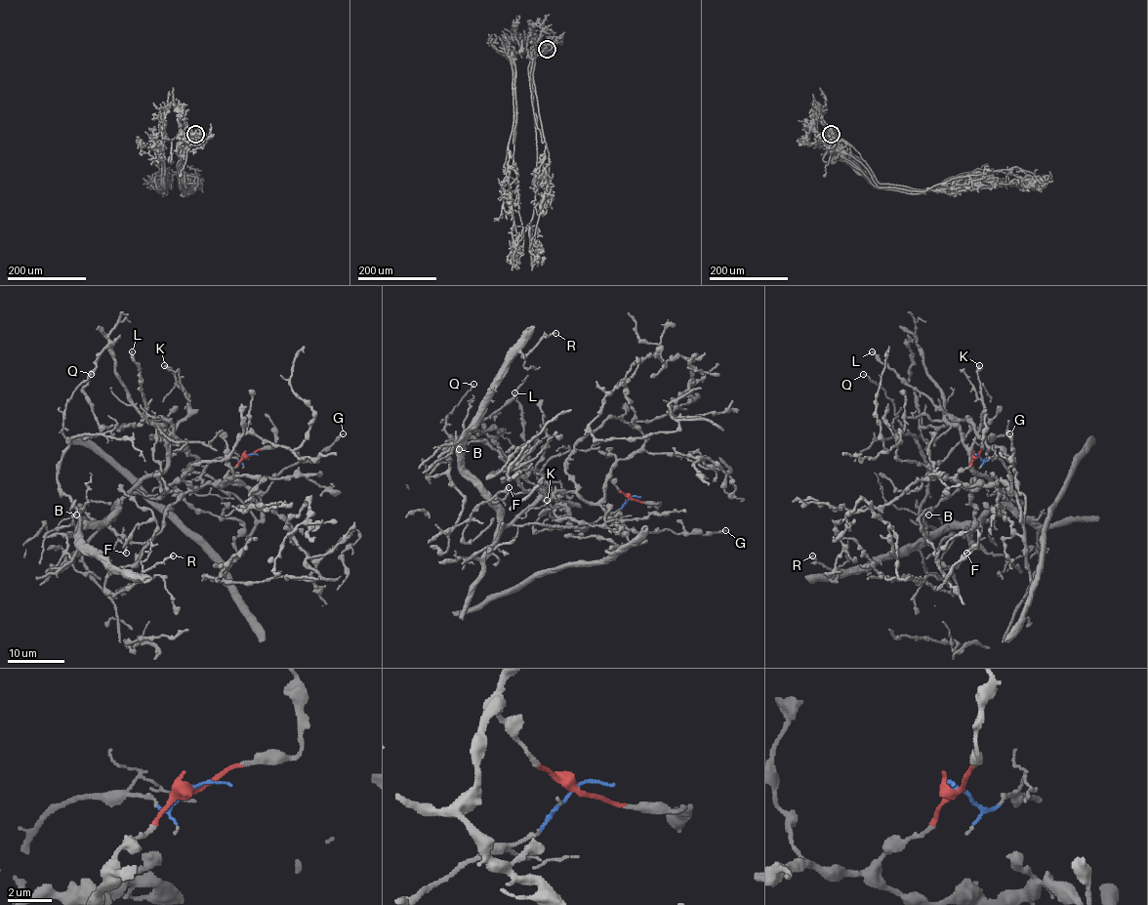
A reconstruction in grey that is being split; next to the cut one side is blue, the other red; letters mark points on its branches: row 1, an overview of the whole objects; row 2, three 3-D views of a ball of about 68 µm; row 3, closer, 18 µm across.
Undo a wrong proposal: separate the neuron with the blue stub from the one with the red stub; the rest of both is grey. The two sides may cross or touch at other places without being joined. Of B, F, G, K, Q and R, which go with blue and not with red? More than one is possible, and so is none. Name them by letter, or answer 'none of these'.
B, F, K, Q, R

